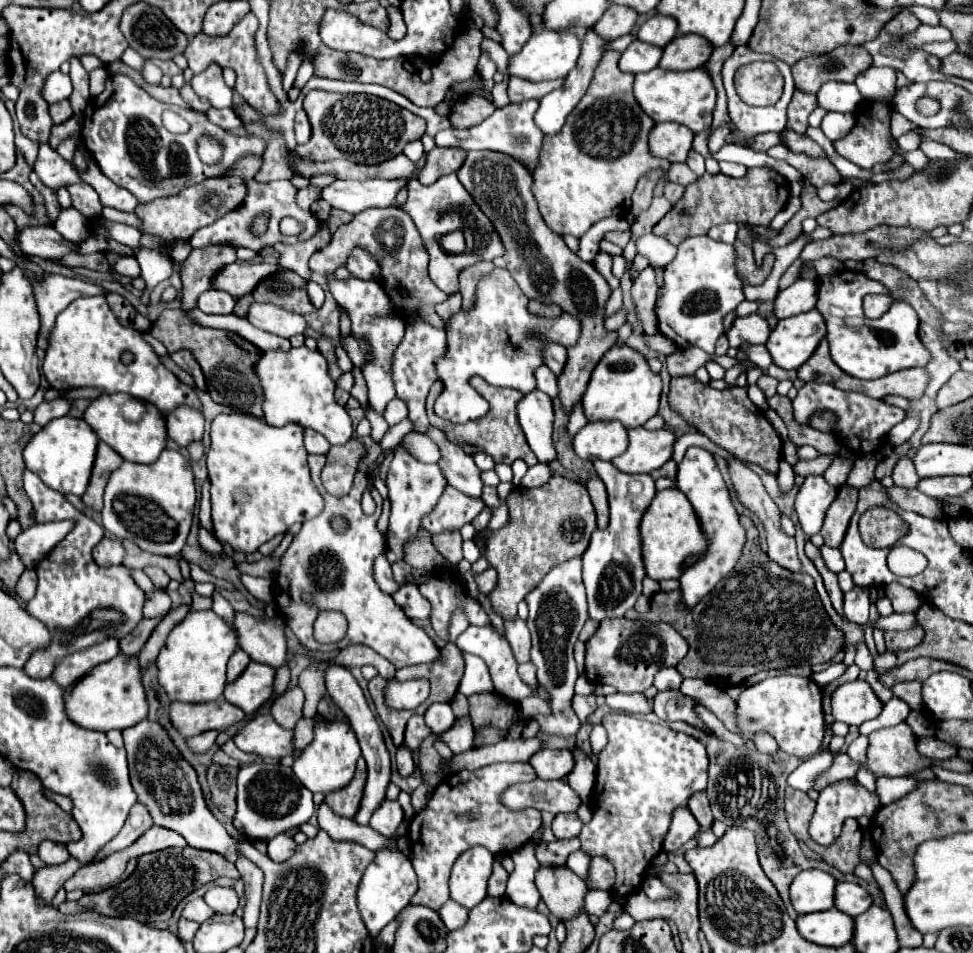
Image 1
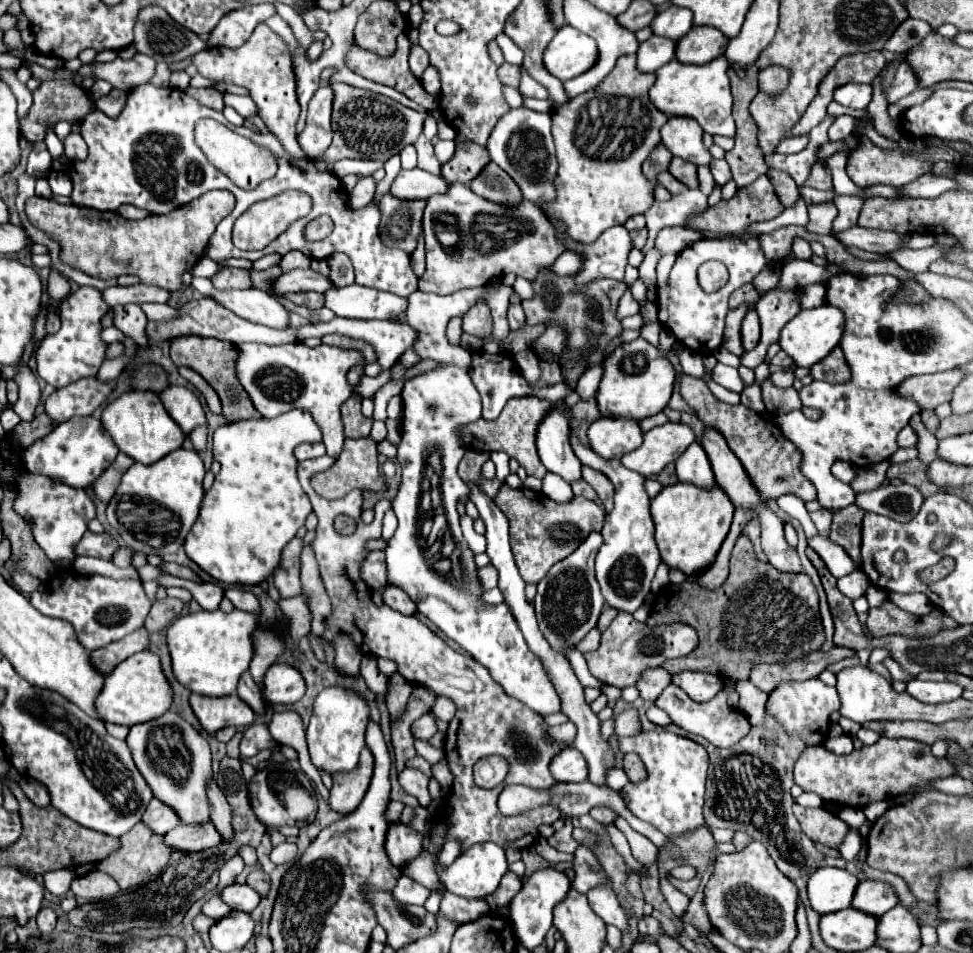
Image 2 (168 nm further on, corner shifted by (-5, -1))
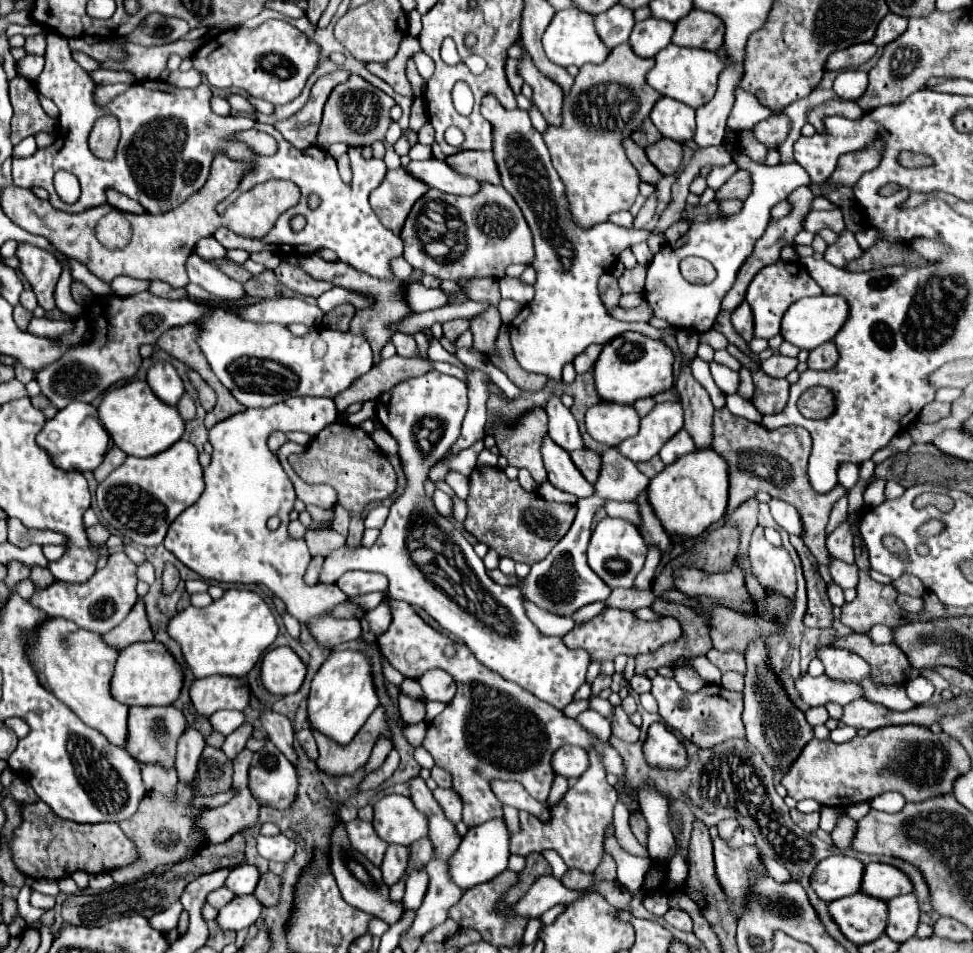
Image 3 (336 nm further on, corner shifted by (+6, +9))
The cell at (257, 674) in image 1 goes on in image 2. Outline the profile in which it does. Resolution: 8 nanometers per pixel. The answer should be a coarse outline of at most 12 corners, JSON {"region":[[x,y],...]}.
{"region":[[286,663],[264,675],[262,695],[270,705],[296,703],[306,685]]}

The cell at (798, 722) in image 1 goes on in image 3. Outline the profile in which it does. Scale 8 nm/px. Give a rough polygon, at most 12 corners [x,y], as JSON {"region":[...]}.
{"region":[[803,675],[797,681],[811,707],[847,705],[863,697],[859,683]]}

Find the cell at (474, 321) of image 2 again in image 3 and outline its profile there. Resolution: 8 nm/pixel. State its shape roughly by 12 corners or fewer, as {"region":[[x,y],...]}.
{"region":[[497,307],[471,319],[473,347],[481,355],[495,353],[501,327]]}

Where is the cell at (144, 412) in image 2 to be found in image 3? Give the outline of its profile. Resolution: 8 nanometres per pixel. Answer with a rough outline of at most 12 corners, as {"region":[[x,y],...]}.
{"region":[[139,379],[109,389],[99,419],[127,455],[151,457],[185,421]]}

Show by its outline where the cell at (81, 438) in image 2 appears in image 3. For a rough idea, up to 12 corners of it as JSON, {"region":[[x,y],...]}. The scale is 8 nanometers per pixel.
{"region":[[71,403],[37,441],[67,471],[97,469],[111,437],[87,403]]}

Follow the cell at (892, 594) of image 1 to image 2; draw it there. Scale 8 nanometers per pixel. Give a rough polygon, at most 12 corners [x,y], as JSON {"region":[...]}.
{"region":[[890,593],[890,601],[912,615],[928,615],[932,603],[922,593]]}

